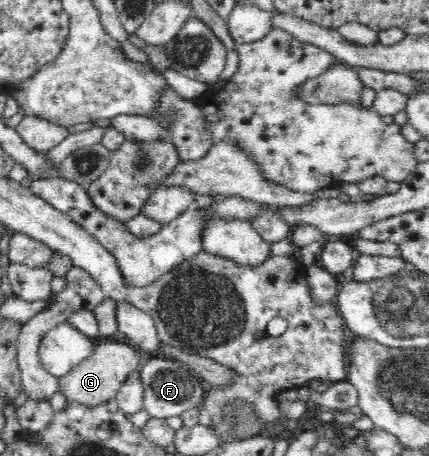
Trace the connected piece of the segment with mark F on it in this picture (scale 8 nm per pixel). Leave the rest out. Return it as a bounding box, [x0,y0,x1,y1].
[140,356,207,418]

